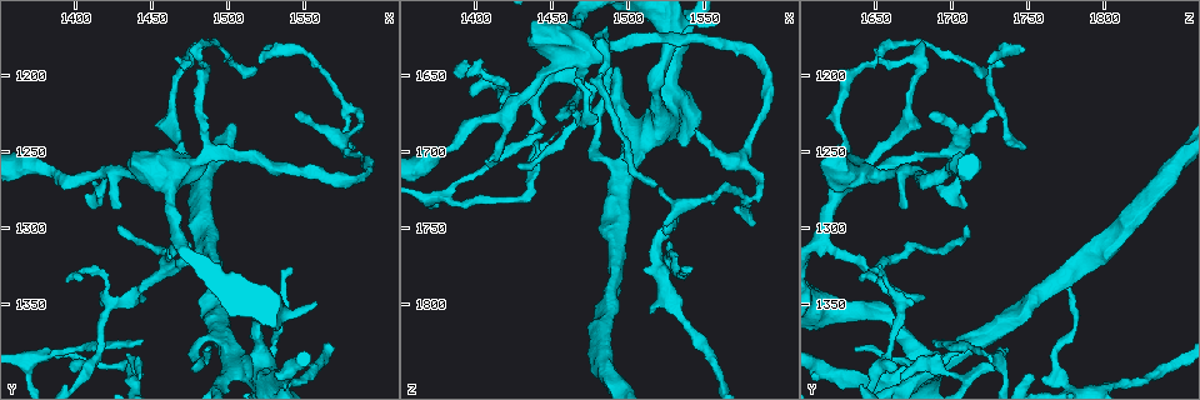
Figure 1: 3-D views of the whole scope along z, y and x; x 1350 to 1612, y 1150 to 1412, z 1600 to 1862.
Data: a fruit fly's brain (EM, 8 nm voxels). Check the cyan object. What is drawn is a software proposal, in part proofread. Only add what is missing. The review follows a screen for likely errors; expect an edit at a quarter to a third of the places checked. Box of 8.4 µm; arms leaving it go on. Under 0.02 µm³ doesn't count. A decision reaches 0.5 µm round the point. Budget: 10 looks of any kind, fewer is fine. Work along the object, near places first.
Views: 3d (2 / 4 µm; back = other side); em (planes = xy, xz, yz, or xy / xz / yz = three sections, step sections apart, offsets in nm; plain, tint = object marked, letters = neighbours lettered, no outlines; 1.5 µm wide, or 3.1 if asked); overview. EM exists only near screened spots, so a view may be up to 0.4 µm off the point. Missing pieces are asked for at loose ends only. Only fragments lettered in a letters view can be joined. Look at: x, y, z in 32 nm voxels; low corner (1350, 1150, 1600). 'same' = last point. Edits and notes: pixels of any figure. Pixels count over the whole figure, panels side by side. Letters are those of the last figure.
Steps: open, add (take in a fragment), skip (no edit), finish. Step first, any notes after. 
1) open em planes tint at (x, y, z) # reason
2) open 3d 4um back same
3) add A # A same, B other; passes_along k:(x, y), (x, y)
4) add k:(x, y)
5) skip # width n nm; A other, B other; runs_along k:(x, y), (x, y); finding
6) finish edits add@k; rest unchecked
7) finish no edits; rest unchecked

open em planes letters at (1540, 1326, 1780) # branch stops here

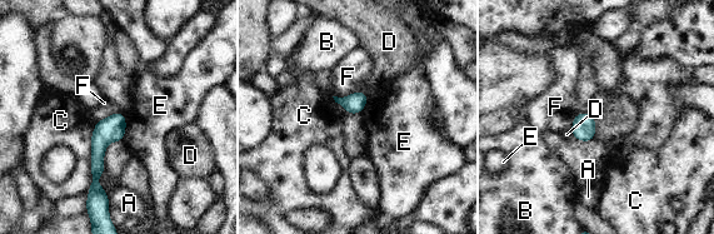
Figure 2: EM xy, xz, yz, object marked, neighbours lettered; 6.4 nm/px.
skip # A other, B other, C other, D other, E other, F other; border 2:(125, 114), (125, 134), (121, 140); no lettered fragment goes on from it

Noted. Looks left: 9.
open 3d 2um back at (1524, 1182, 1746) # thin end

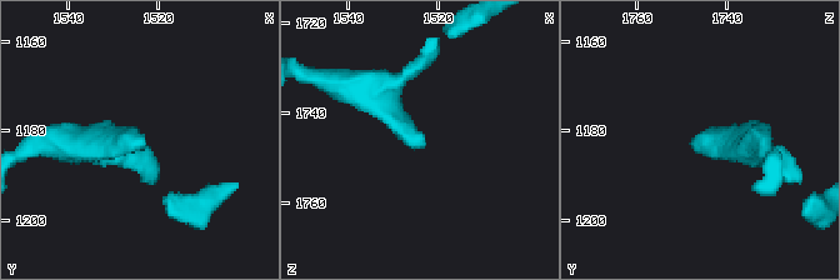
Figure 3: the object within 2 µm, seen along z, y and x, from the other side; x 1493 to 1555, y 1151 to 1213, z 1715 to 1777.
open em xz step 4 tint at (1524, 1180, 1746) # shape alone is not enough

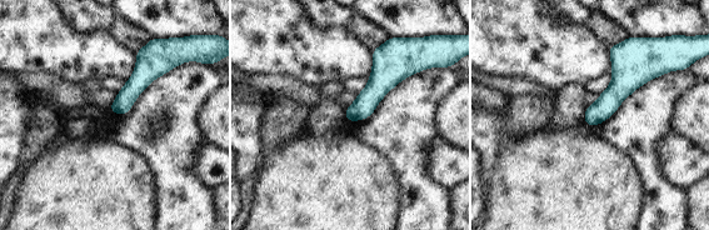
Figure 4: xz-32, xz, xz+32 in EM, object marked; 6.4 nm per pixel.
open em planes letters same

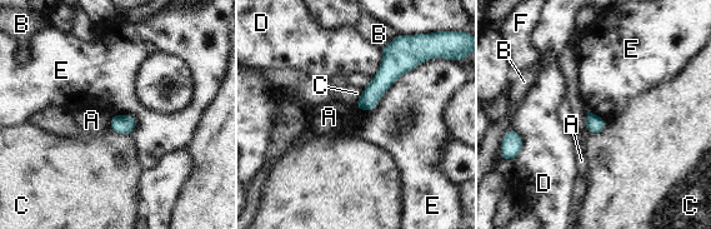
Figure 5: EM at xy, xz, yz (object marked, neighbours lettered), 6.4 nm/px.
skip # A other, B other, C other, D other, E other, F other; border 5:(426, 60), (371, 110), (355, 106); none of them fits

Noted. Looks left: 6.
open em planes letters at (1446, 1346, 1680) # an open end

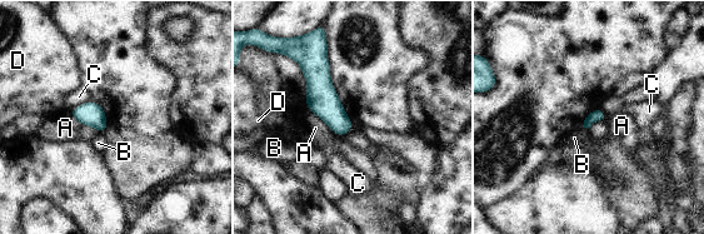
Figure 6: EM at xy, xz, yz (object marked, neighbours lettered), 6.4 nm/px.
skip # longest_contact A 340 nm; A other, B other, C other, D other; border 6:(305, 101), (334, 133), (343, 137); none of them fits

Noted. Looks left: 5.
open 3d 2um at (1486, 1378, 1636) # free end

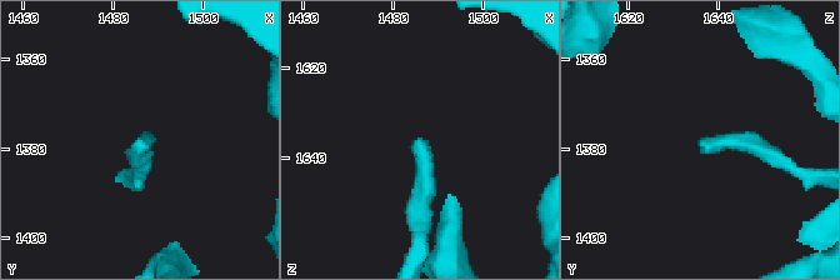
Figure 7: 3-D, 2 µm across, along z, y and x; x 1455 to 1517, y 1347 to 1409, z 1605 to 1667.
open em xy step 4 letters at (1486, 1379, 1635)

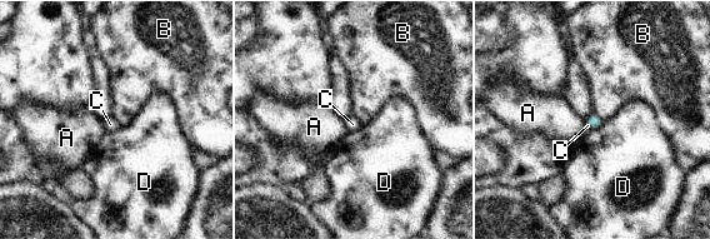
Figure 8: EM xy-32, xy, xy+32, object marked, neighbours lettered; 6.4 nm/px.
open em planes letters same

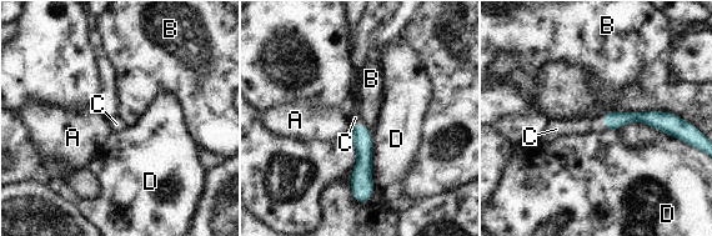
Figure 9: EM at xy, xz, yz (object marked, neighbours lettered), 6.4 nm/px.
add C # A other, B other, C same, D other; passes_along 9:(612, 120), (605, 122), (578, 125); the cell continues

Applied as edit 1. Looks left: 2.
finish edits add@9; rest unchecked

